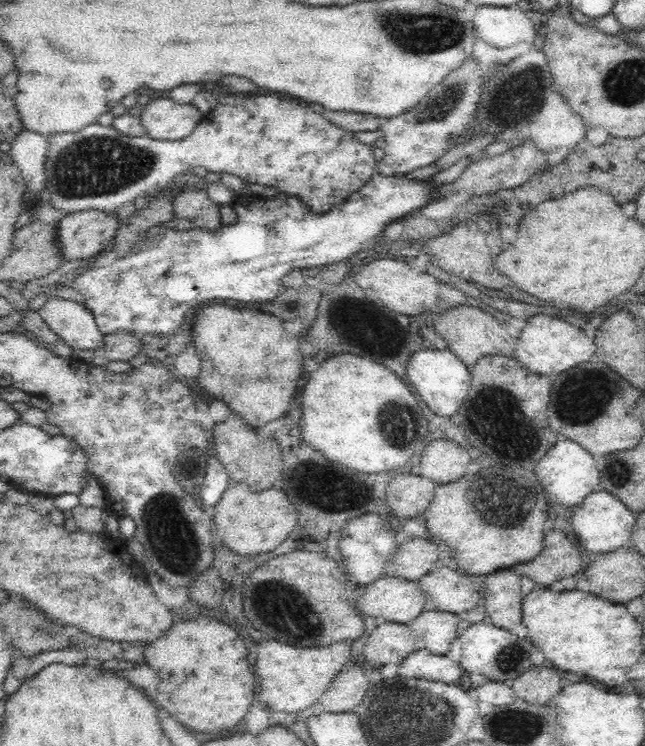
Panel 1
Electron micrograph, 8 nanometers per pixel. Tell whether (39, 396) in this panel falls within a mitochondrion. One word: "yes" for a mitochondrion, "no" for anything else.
no

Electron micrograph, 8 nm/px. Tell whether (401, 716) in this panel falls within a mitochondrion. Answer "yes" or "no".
yes

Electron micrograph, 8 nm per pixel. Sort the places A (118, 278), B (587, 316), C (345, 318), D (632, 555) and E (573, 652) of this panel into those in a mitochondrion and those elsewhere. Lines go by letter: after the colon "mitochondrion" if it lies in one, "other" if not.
A: mitochondrion
B: other
C: other
D: other
E: other

